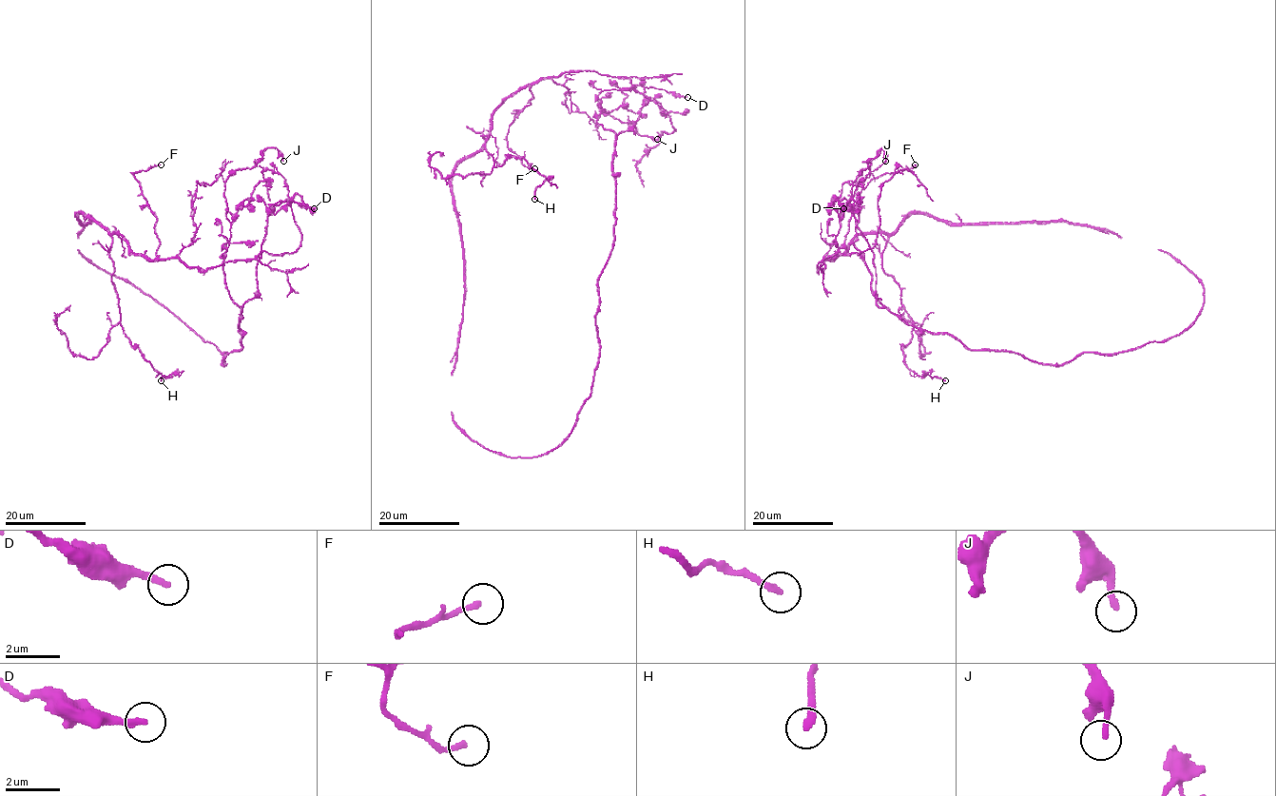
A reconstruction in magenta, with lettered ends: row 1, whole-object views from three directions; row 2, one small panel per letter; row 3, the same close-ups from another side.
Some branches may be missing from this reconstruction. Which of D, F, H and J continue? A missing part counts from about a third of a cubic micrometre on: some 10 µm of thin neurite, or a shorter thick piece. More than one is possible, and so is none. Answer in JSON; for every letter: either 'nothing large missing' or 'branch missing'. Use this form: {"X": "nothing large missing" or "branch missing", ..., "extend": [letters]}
{"D": "nothing large missing", "F": "nothing large missing", "H": "nothing large missing", "J": "nothing large missing", "extend": []}

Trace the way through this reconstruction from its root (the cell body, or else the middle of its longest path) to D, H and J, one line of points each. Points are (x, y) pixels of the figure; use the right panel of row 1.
D: (868, 267), (876, 302), (881, 307), (873, 252), (854, 215), (845, 210), (839, 214), (834, 202), (843, 208)
H: (868, 267), (836, 242), (817, 265), (884, 233), (882, 269), (913, 324), (903, 361), (945, 380)
J: (868, 267), (854, 245), (857, 222), (846, 203), (859, 173), (882, 148), (885, 161)

